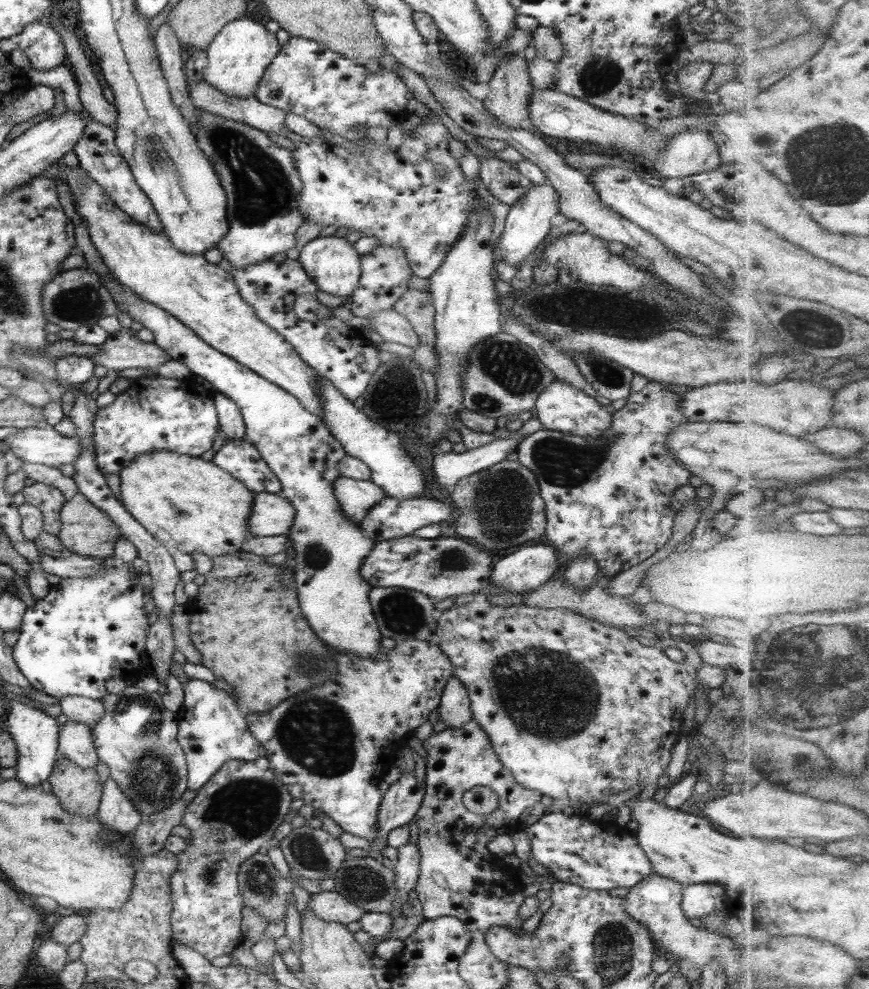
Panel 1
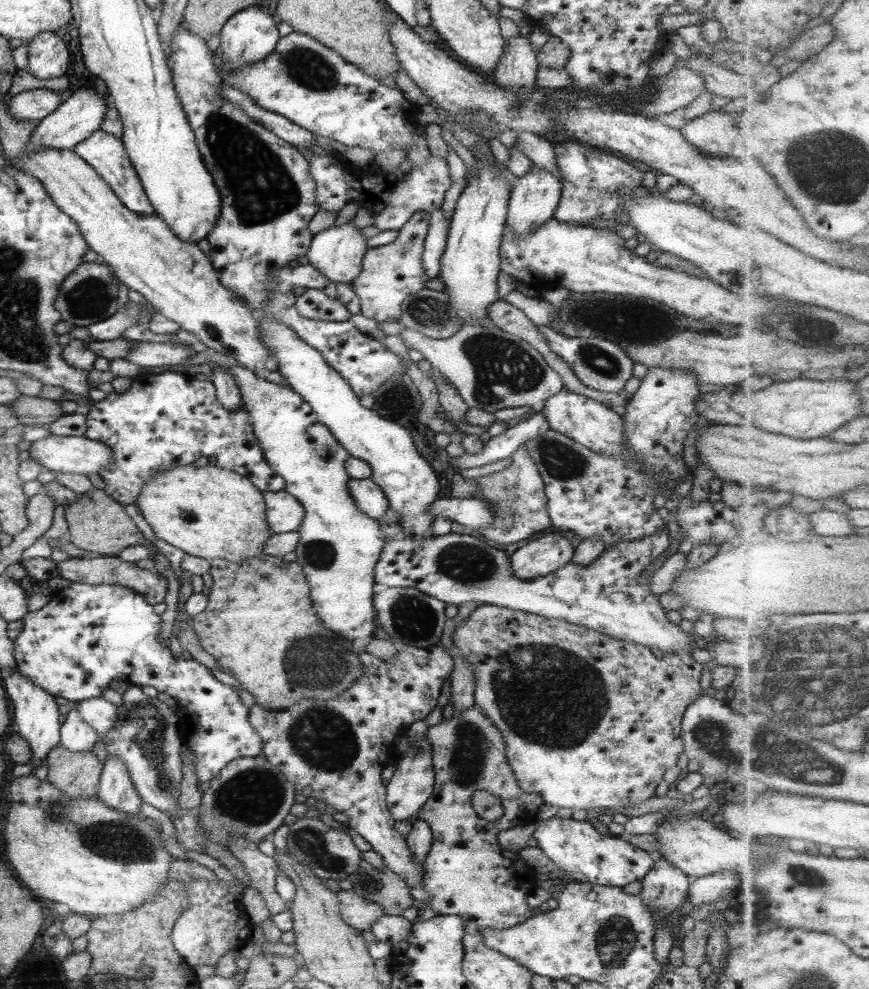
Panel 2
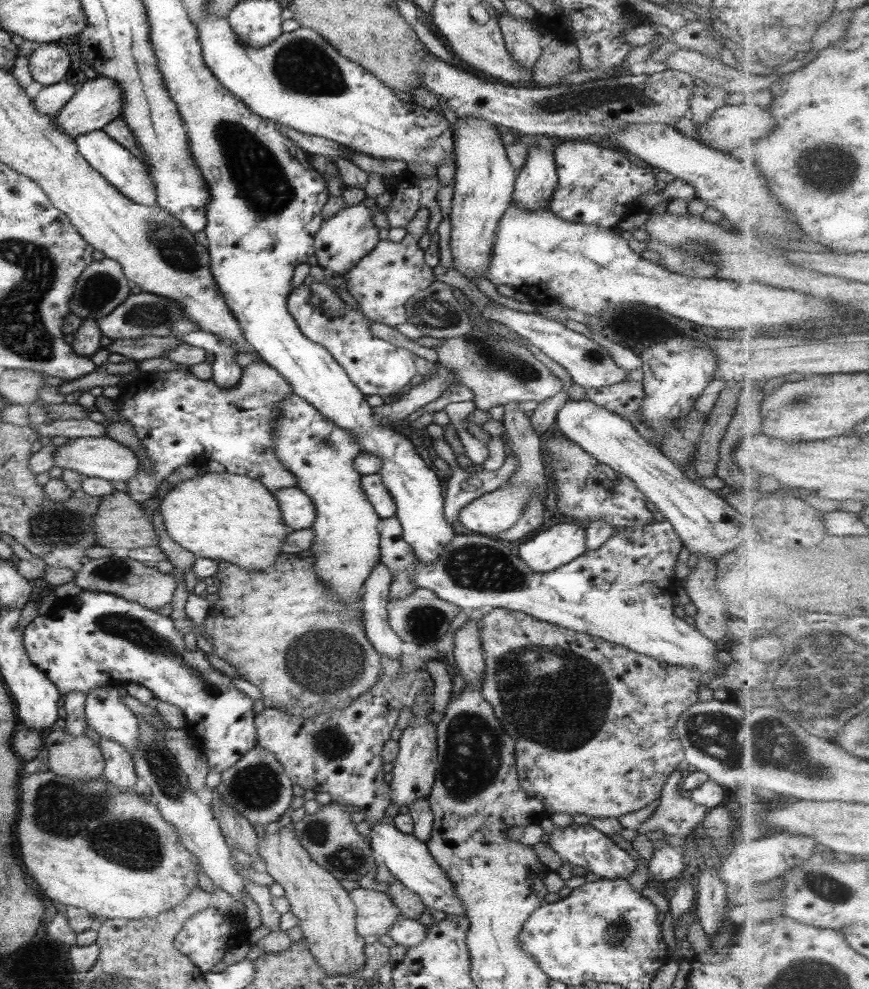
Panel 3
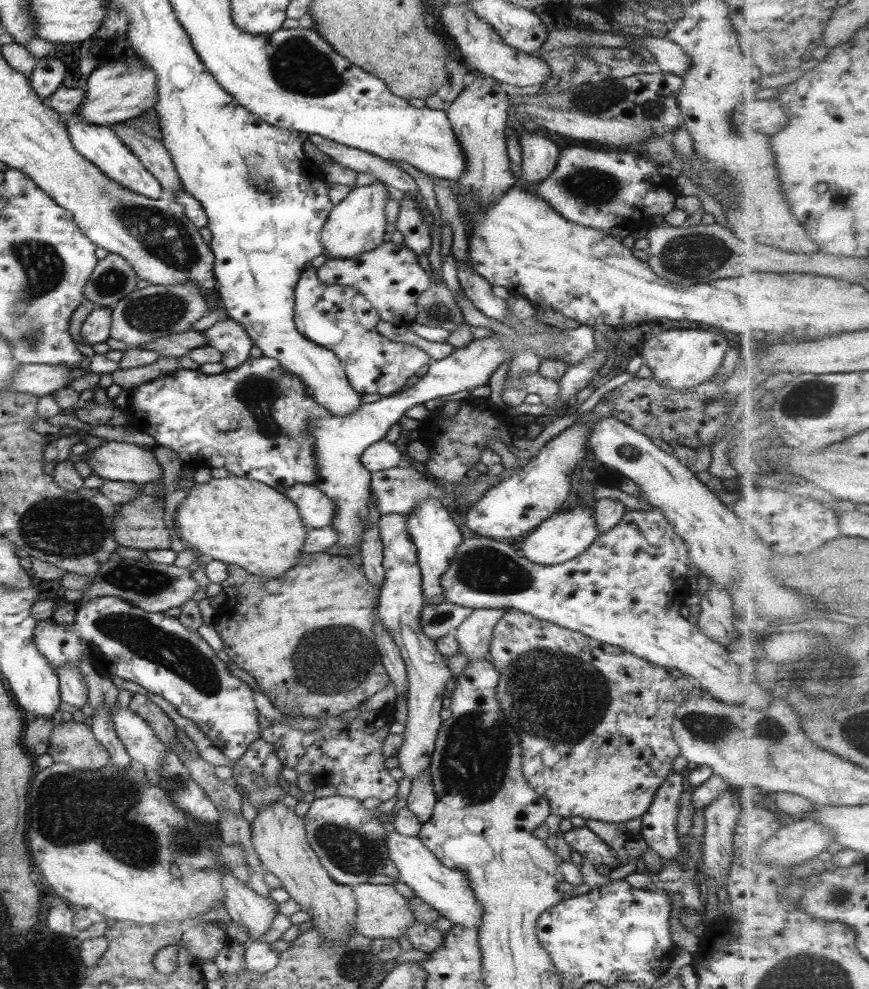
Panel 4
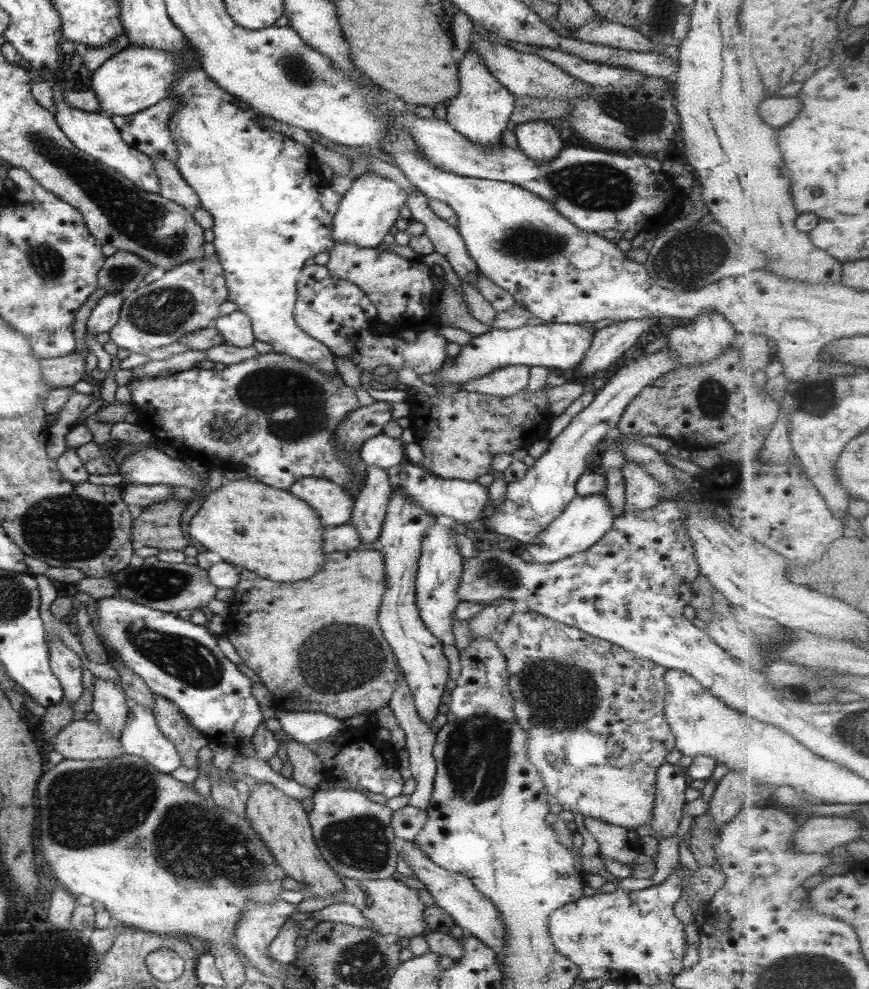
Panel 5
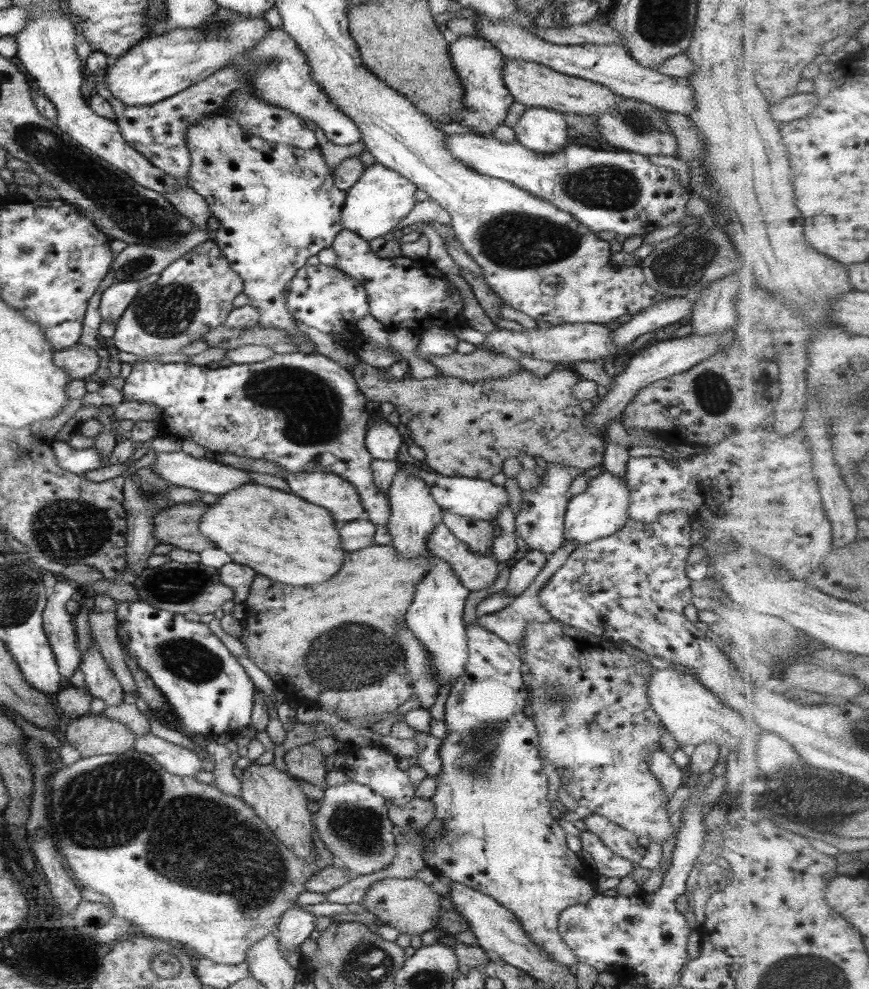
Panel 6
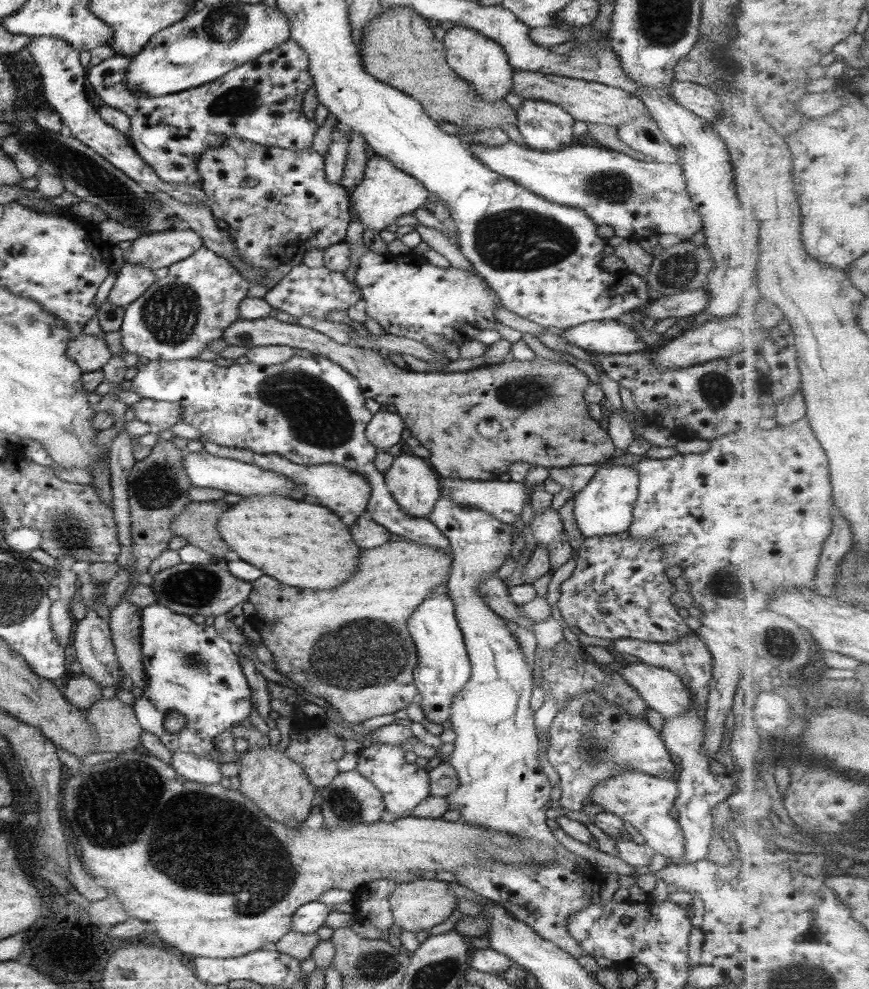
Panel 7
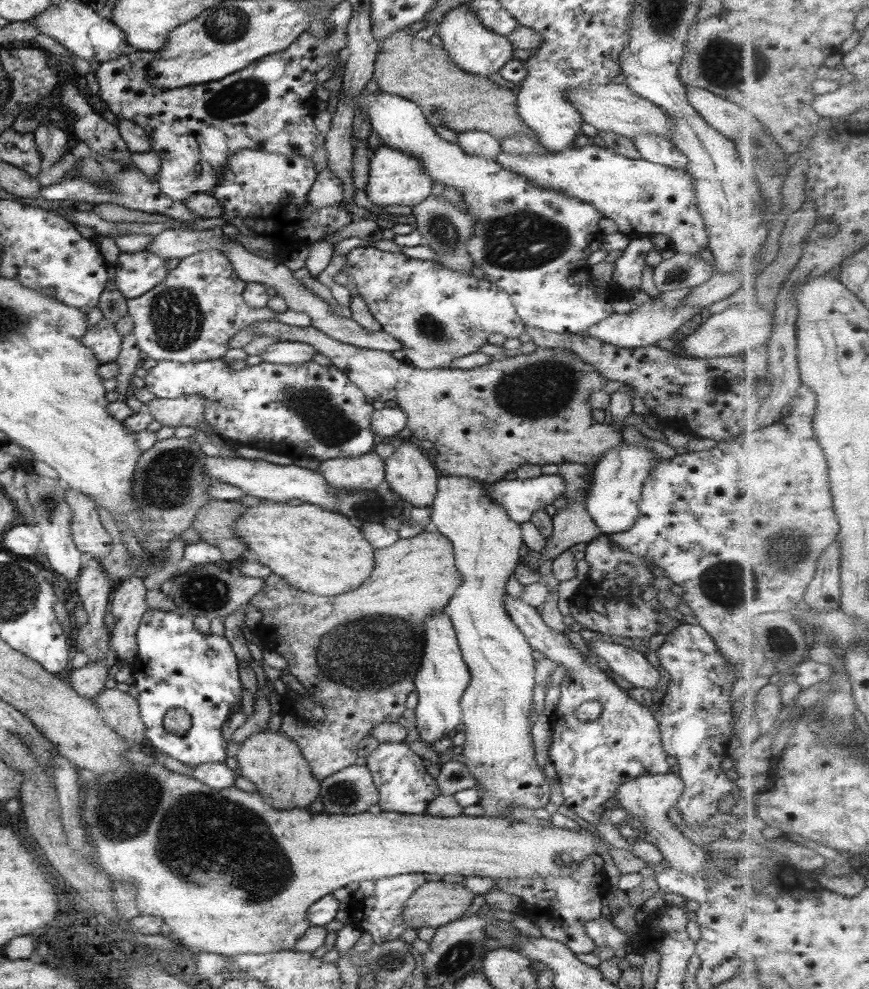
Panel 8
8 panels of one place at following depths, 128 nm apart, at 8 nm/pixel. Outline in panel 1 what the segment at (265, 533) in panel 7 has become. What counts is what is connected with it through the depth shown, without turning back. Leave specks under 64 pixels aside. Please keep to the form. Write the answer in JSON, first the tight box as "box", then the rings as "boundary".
{"box":[118,451,254,556],"boundary":[[[150,451],[130,461],[118,475],[126,511],[170,551],[227,556],[240,552],[244,539],[251,536],[247,521],[254,493],[212,461],[174,451]]]}

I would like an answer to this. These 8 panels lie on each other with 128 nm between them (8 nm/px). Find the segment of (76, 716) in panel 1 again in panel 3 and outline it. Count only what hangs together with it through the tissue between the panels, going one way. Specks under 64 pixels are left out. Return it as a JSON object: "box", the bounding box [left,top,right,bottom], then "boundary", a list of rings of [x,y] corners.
{"box":[85,684,141,752],"boundary":[[[117,684],[108,687],[108,697],[102,699],[103,688],[96,686],[88,690],[85,700],[86,722],[100,736],[114,740],[132,752],[138,743],[141,720],[124,704],[118,696]]]}

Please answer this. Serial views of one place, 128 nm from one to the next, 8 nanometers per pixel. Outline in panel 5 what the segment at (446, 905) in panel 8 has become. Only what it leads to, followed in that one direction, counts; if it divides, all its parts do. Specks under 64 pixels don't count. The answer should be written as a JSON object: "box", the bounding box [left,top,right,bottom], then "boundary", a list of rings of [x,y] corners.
{"box":[342,878,428,938],"boundary":[[[344,878],[342,883],[348,888],[348,899],[346,903],[353,904],[362,912],[362,916],[374,924],[370,929],[385,935],[387,938],[409,938],[423,935],[428,931],[428,924],[424,920],[424,907],[426,905],[421,901],[418,890],[411,888],[404,882],[395,878],[386,878],[382,880],[354,880],[354,878]]]}

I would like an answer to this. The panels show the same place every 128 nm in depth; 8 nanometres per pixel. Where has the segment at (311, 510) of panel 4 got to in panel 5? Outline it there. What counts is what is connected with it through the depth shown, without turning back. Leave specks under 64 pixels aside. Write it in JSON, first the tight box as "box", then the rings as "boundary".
{"box":[289,476,356,527],"boundary":[[[308,476],[296,480],[289,492],[316,510],[324,527],[343,526],[351,520],[356,496],[326,478]]]}

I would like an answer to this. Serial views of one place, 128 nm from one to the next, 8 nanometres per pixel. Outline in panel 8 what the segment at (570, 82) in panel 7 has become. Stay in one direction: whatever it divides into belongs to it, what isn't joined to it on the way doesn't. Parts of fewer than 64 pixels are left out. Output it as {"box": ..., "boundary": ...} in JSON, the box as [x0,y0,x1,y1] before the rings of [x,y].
{"box":[567,83,672,140],"boundary":[[[583,83],[578,88],[569,88],[567,92],[568,102],[572,102],[572,106],[580,112],[582,120],[592,124],[598,131],[614,131],[614,133],[630,139],[644,133],[654,133],[670,140],[672,118],[662,108],[637,95],[625,84]]]}

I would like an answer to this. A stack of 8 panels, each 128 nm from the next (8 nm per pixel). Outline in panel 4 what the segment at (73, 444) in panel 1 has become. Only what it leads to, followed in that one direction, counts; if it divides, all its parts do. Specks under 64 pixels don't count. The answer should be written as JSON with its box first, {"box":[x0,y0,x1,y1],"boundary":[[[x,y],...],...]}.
{"box":[78,441,164,484],"boundary":[[[104,441],[96,448],[88,448],[78,459],[88,462],[94,475],[116,482],[144,484],[164,476],[154,451],[126,442]]]}

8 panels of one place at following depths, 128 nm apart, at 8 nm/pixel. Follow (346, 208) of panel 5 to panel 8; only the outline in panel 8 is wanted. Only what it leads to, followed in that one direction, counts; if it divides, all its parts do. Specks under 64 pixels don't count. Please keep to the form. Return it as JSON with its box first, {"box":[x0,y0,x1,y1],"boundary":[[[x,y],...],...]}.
{"box":[365,146,432,207],"boundary":[[[386,146],[371,152],[365,193],[372,204],[380,207],[394,206],[394,204],[414,207],[432,195],[432,184],[432,176],[428,176],[428,172],[424,172],[419,161],[410,154]]]}

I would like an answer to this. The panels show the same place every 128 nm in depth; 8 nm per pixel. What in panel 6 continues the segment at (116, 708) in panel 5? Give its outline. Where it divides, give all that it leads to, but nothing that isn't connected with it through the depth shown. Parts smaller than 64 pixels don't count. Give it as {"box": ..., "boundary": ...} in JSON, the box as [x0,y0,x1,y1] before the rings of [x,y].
{"box":[80,640,124,706],"boundary":[[[96,640],[92,642],[93,646],[86,653],[82,654],[80,662],[80,672],[84,673],[86,689],[92,697],[104,700],[104,704],[118,706],[124,703],[124,690],[116,674],[110,670],[108,662],[100,654],[100,648]]]}

